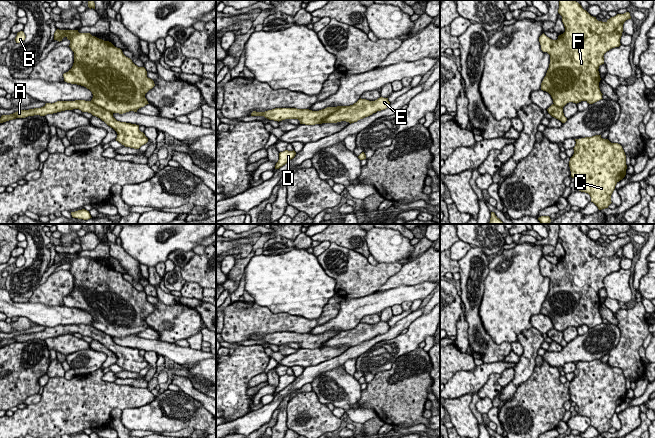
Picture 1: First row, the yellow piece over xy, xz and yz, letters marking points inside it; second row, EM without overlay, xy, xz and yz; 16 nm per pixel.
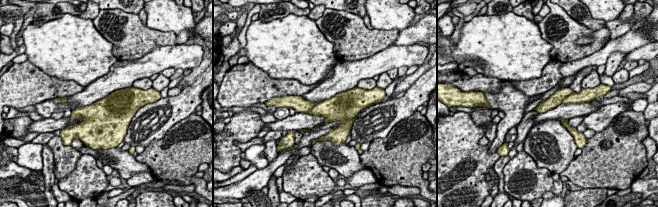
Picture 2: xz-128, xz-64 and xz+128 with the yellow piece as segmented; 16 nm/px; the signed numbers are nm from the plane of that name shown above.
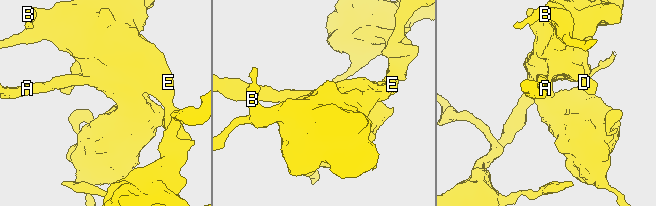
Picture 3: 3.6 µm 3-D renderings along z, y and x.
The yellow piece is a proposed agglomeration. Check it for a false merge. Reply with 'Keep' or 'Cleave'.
Cleave

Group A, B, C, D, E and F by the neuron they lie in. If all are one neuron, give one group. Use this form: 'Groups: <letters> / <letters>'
Groups: A C / B D E F

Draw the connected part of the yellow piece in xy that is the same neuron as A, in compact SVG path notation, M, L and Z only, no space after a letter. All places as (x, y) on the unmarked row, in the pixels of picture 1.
M75 324L75 325L57 325L55 327L46 327L41 332L29 334L20 334L10 339L2 339L0 347L13 344L16 342L25 342L28 340L53 338L65 334L79 333L82 336L91 337L93 340L100 342L108 350L117 356L116 365L134 373L139 373L142 369L148 366L148 362L139 354L139 349L120 346L113 341L113 337L106 333L95 329L91 325Z

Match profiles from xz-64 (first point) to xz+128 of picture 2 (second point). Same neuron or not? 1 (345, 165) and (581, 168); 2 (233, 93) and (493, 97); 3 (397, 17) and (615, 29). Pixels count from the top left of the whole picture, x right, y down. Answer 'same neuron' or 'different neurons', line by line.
1: different neurons
2: different neurons
3: different neurons

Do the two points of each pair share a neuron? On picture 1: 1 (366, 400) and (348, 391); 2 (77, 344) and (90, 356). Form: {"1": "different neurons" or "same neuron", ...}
{"1": "different neurons", "2": "different neurons"}

